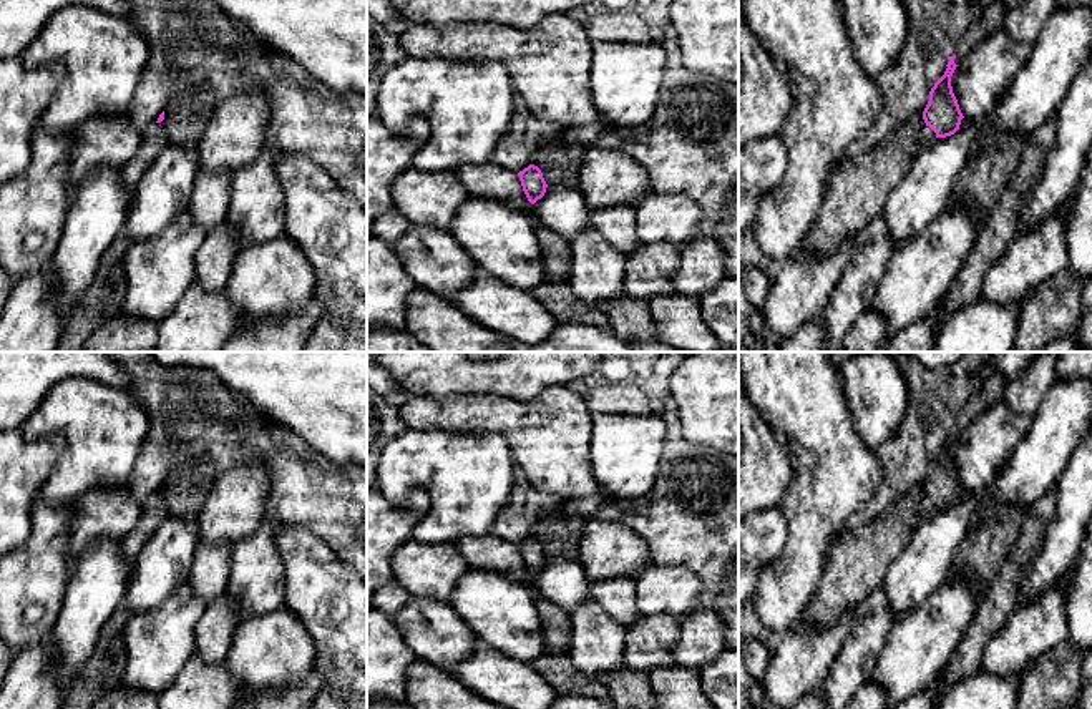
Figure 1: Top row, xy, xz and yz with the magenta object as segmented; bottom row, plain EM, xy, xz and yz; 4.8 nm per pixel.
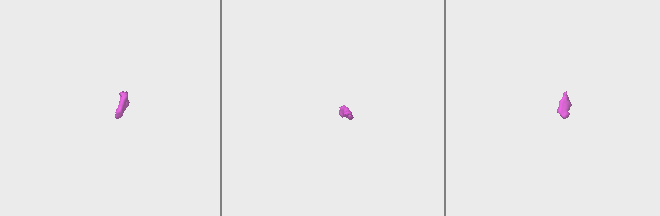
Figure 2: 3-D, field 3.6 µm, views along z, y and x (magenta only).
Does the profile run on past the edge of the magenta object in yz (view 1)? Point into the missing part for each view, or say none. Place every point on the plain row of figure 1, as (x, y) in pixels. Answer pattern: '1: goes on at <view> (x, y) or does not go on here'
1: goes on at yz (991, 389)

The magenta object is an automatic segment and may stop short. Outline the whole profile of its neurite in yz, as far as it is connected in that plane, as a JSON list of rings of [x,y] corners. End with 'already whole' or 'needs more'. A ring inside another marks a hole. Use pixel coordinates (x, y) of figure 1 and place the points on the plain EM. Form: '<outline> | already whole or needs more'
[[[992,372],[986,375],[982,382],[974,387],[968,402],[956,415],[954,427],[948,428],[949,433],[944,447],[929,463],[929,473],[923,483],[926,498],[921,503],[921,515],[916,518],[916,526],[919,526],[928,515],[951,508],[959,501],[964,488],[953,465],[951,448],[963,430],[966,430],[992,403],[1002,400],[1004,387],[1006,380],[1001,374]]] | needs more

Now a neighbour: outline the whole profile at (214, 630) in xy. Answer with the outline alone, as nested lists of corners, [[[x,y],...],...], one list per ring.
[[[224,593],[214,603],[207,604],[201,619],[196,624],[196,649],[206,664],[219,666],[226,663],[232,644],[232,636],[237,629],[237,608]]]

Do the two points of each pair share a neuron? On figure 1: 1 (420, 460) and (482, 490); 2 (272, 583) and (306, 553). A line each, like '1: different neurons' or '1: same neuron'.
1: same neuron
2: different neurons

